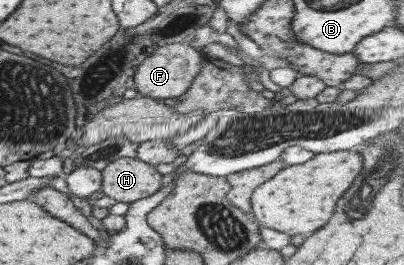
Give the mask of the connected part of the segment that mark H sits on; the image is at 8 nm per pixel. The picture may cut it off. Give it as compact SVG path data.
M137 157L115 159L104 167L100 176L103 195L126 204L150 196L161 185L161 176L154 166Z

